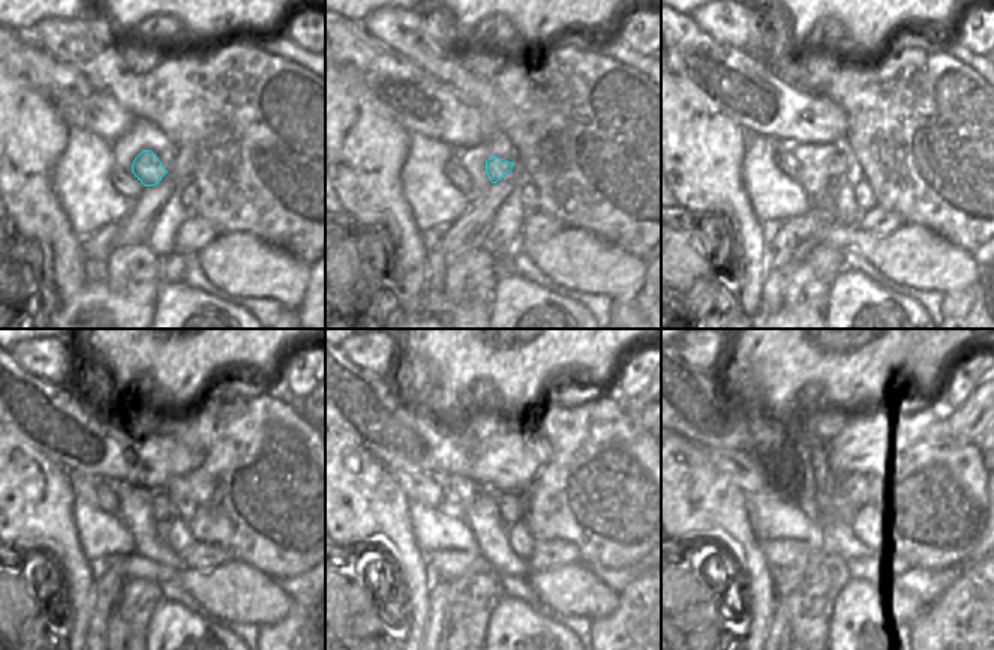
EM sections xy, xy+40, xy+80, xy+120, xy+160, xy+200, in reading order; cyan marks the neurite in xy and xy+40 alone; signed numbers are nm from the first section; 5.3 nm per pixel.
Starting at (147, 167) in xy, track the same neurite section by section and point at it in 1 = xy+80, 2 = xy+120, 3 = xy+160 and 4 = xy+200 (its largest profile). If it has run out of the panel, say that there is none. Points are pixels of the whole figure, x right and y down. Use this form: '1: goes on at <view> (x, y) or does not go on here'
1: goes on at xy+80 (837, 167)
2: goes on at xy+120 (165, 512)
3: goes on at xy+160 (508, 505)
4: goes on at xy+200 (847, 493)

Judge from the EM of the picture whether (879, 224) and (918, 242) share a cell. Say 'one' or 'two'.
two

